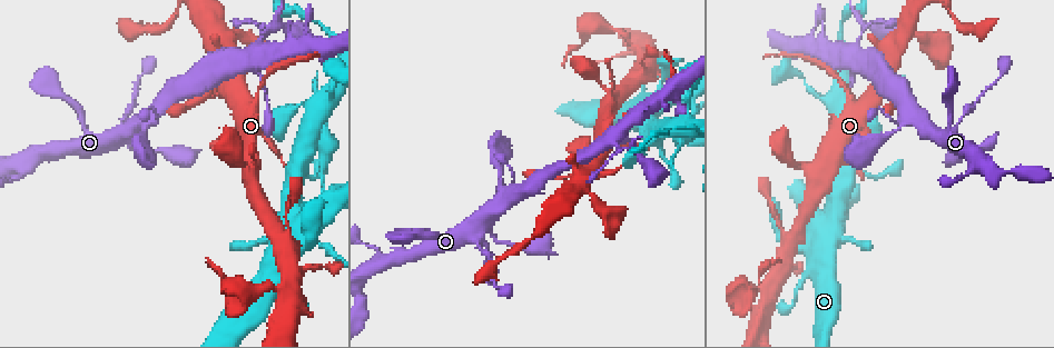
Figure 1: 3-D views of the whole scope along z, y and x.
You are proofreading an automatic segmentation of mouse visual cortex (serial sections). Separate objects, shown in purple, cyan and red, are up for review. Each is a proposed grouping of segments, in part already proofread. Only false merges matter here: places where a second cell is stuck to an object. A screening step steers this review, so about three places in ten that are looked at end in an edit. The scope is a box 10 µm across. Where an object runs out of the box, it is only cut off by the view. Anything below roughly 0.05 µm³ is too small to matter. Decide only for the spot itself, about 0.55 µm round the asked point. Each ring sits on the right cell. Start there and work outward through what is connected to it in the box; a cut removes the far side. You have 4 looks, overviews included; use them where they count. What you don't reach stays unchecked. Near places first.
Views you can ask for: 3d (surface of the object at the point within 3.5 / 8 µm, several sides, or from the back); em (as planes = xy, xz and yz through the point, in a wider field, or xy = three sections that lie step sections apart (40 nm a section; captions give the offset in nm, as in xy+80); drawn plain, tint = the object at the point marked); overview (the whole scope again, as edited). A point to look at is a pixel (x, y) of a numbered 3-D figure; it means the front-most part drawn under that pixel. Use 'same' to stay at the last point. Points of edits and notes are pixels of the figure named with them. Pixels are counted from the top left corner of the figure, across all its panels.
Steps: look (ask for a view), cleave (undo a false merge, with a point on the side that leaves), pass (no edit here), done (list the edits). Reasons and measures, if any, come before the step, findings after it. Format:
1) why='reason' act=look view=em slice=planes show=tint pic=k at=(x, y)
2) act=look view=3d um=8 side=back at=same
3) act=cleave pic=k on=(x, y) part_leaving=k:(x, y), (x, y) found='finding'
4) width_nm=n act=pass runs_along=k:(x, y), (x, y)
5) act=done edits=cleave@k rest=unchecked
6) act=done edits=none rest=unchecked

why='a narrow waist' act=look view=3d um=3.5 pic=1 at=(848, 92)

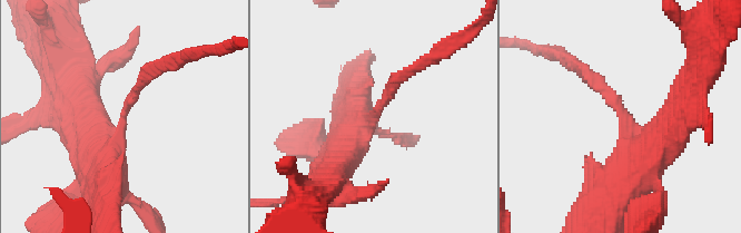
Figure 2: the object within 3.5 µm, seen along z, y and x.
arm_widths_nm=200,450 why='need the tissue' act=look view=em slice=xy step=1 show=plain pic=2 at=(124, 113)

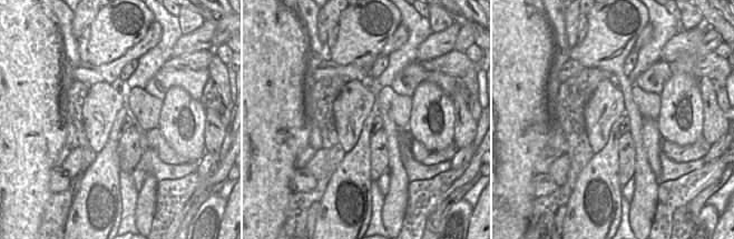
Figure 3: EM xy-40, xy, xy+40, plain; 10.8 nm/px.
act=look view=em slice=xy step=1 show=tint at=same

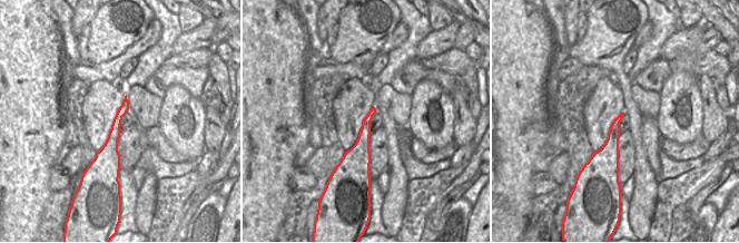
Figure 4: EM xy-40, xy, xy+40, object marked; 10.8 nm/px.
act=cleave pic=2 on=(592, 81) border=4:(117, 112), (122, 116) found='two cells meet here'

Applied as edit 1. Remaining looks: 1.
why='four-way junction' act=look view=3d um=3.5 pic=1 at=(500, 209)

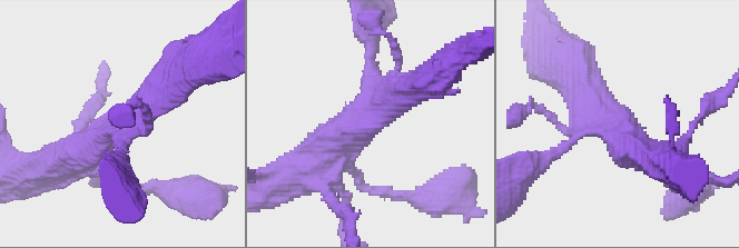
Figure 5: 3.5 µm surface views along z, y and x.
arm_widths_nm=150,250,400,450 act=pass runs_along=5:(70, 158), (121, 124), (173, 72) found='continuous, no second cell'

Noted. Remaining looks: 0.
act=done edits=cleave@2 rest=unchecked

